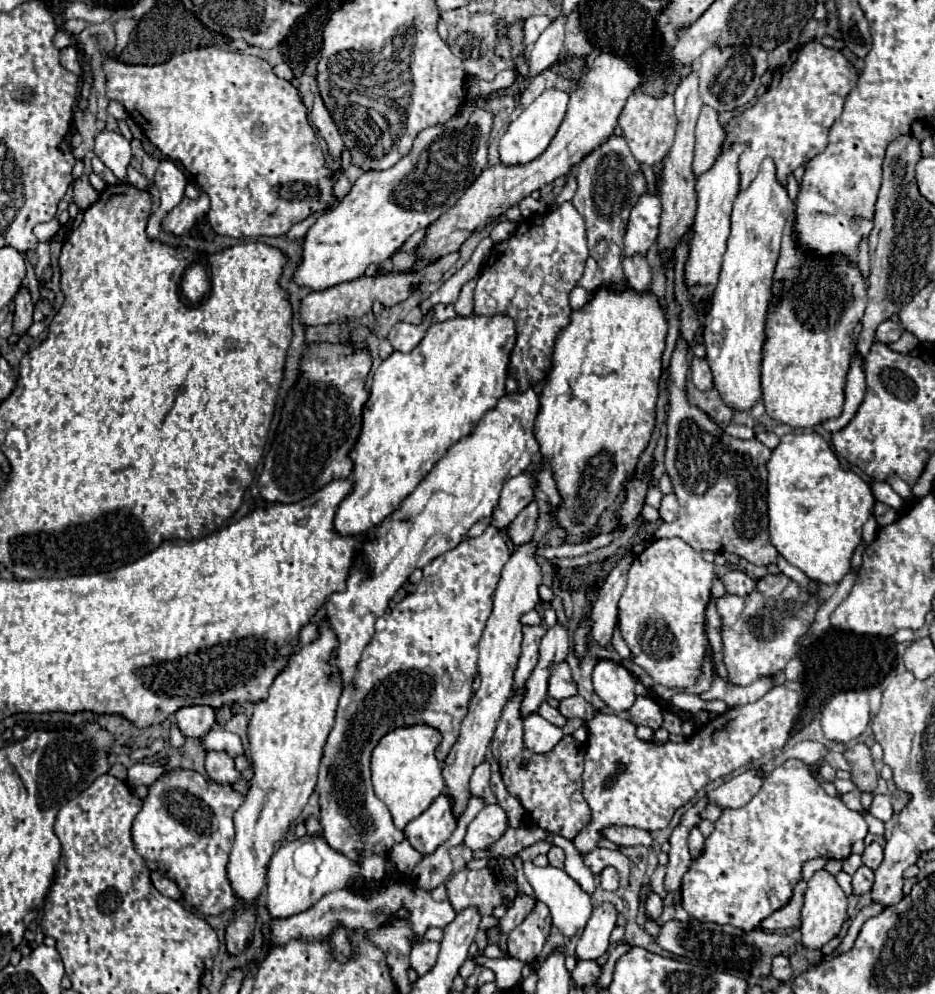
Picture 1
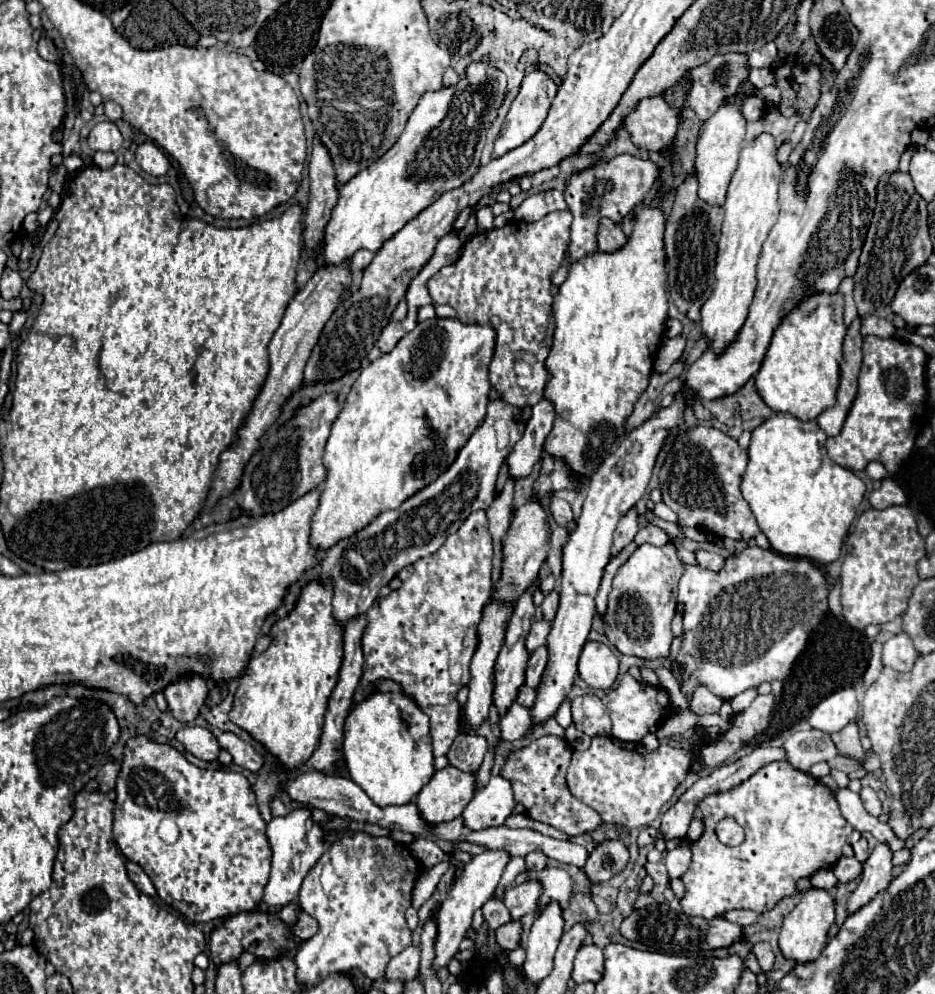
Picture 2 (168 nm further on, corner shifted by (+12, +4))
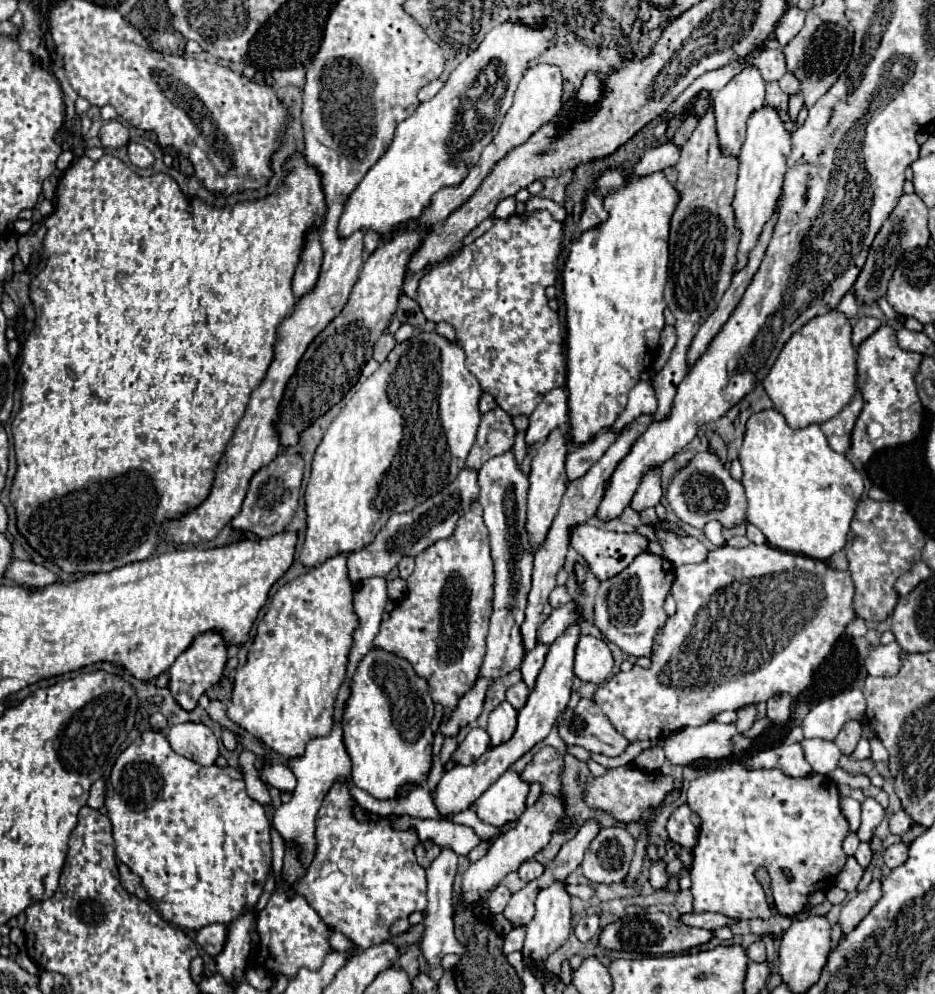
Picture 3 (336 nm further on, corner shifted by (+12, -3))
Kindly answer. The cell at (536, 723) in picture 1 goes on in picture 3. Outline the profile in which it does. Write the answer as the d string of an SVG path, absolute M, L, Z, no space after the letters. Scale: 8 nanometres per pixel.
M500 702L488 716L488 734L492 740L492 746L504 744L512 738L512 732L516 730L516 716L518 712L508 704Z

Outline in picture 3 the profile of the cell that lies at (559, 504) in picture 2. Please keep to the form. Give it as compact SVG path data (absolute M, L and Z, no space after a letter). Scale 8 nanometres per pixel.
M580 524L580 528L572 530L572 548L580 552L580 556L588 562L590 570L596 574L596 578L608 580L616 574L620 574L638 554L648 550L648 538L642 534L624 534L624 532L608 532L594 528L590 524Z

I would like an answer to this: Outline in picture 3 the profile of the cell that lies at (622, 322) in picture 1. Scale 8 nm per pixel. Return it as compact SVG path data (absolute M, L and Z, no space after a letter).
M608 168L596 184L604 194L602 204L608 218L568 244L568 260L562 274L568 324L568 424L574 444L584 444L614 424L628 402L630 388L634 388L640 374L654 362L660 330L664 328L662 312L666 308L664 286L668 278L670 218L680 200L680 192L666 180L664 172L638 178L624 168Z

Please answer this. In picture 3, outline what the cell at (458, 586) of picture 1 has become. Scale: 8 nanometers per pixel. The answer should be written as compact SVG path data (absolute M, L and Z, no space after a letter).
M472 502L470 510L460 516L452 536L434 542L416 556L416 568L408 578L408 596L392 610L388 620L382 622L378 636L374 638L376 648L396 652L406 658L418 676L424 676L432 688L432 700L444 706L444 718L450 716L452 708L468 688L472 688L480 664L486 652L486 632L492 614L492 592L494 592L494 562L490 556L488 528L482 520L480 504Z

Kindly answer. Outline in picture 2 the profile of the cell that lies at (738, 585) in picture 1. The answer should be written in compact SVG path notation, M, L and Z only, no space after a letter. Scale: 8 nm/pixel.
M700 549L696 559L698 559L698 565L702 565L710 571L722 571L724 569L724 557L718 555L718 553L708 553L708 551Z

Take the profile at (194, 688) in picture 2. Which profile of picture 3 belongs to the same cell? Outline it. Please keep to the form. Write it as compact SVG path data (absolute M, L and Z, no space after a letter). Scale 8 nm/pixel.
M208 630L200 636L196 636L196 640L190 644L190 648L186 648L178 658L176 662L170 666L170 682L168 682L168 688L172 692L172 696L176 698L176 702L184 708L184 710L192 710L196 708L198 704L198 698L210 688L214 686L220 676L222 676L222 670L224 670L224 664L226 664L226 654L228 654L228 646L222 638L220 632L216 630Z

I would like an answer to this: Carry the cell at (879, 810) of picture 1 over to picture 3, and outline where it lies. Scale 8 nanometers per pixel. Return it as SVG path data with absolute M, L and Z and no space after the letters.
M866 798L862 804L862 824L858 828L858 838L862 842L870 842L872 832L882 822L882 818L884 818L884 808L874 798Z

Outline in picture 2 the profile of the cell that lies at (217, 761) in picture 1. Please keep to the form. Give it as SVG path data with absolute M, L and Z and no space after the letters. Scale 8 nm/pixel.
M184 727L182 731L178 731L176 739L184 745L184 749L188 753L192 753L194 757L202 759L202 761L216 761L220 747L216 737L202 729L202 727Z

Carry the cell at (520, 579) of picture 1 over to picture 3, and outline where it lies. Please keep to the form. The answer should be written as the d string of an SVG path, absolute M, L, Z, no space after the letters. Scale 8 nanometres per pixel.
M554 428L550 432L550 436L546 438L546 442L538 448L536 456L532 458L532 472L530 472L530 490L528 490L528 534L532 536L532 546L534 550L540 546L540 540L544 540L544 536L548 534L548 528L558 512L560 506L560 498L566 490L568 484L568 476L566 476L566 454L568 454L568 446L564 440L564 432L560 428Z

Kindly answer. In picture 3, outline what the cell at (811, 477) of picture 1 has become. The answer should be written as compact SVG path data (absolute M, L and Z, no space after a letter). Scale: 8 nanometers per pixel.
M774 408L752 414L746 422L746 434L740 448L740 464L744 470L742 486L748 500L746 520L764 532L770 546L804 554L816 560L826 560L846 544L854 508L864 492L864 478L846 460L846 456L836 454L828 446L828 440L818 424L794 430Z

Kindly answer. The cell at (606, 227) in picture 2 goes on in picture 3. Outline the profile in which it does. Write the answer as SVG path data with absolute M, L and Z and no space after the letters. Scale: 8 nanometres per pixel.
M588 192L586 198L584 198L584 210L582 210L582 216L580 216L580 222L578 222L578 228L580 230L588 230L588 228L594 228L596 224L604 222L608 216L602 208L602 200L594 194L594 192Z

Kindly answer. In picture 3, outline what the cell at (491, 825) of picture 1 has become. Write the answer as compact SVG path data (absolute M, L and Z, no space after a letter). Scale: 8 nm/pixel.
M506 770L478 800L476 800L476 814L480 820L502 826L506 822L518 820L518 816L526 808L530 784L520 778L518 772Z

